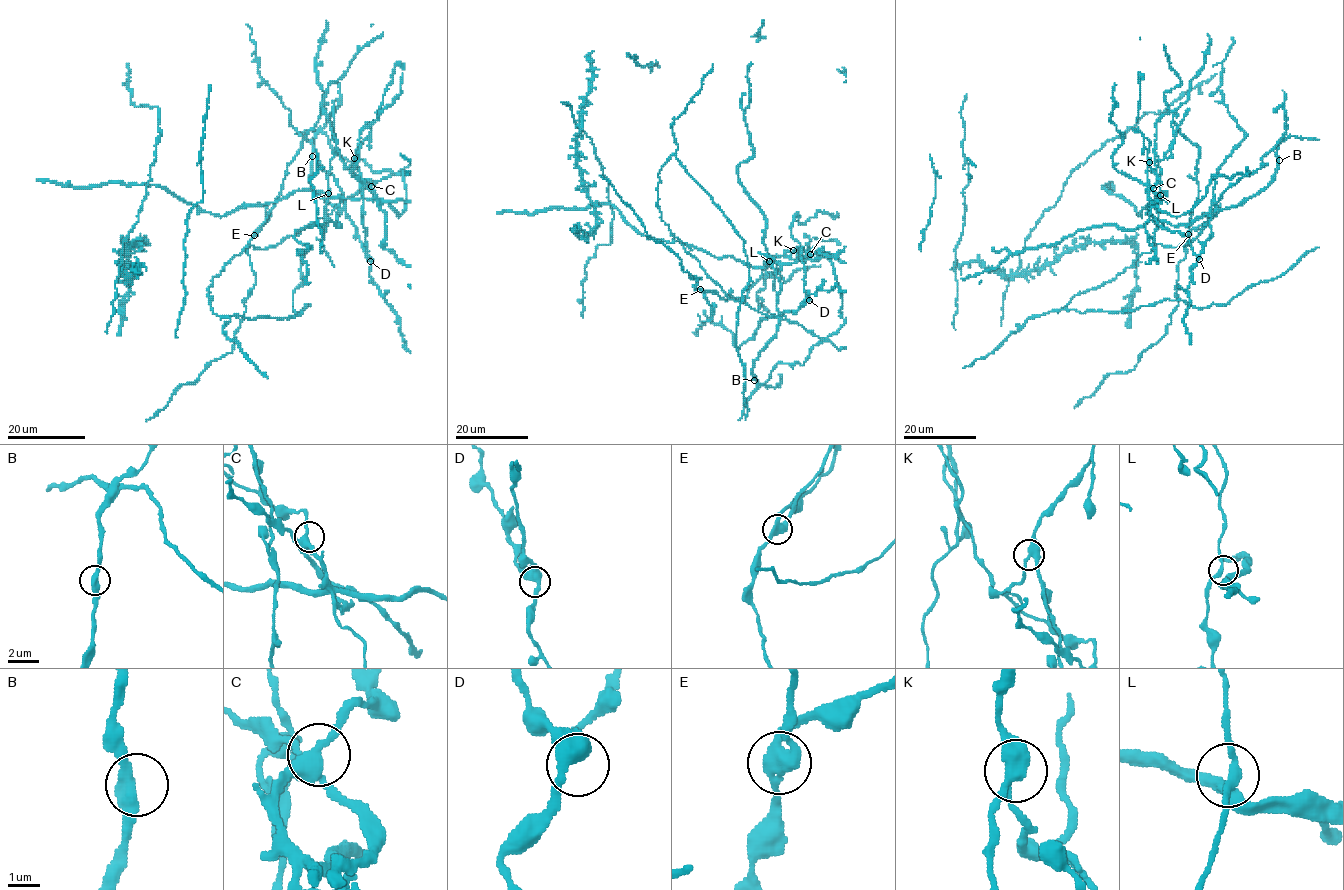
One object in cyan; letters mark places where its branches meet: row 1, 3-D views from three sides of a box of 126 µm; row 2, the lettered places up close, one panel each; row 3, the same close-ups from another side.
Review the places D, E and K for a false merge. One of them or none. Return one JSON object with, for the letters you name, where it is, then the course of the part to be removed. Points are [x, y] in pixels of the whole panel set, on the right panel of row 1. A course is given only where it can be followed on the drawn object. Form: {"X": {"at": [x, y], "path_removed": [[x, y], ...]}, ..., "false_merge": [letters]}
{"E": {"at": [1188, 234], "path_removed": [[1189, 234], [1199, 148], [1162, 115], [1148, 193], [1175, 226], [1264, 189], [1284, 138], [1261, 167], [1216, 177]]}, "false_merge": ["E"]}

